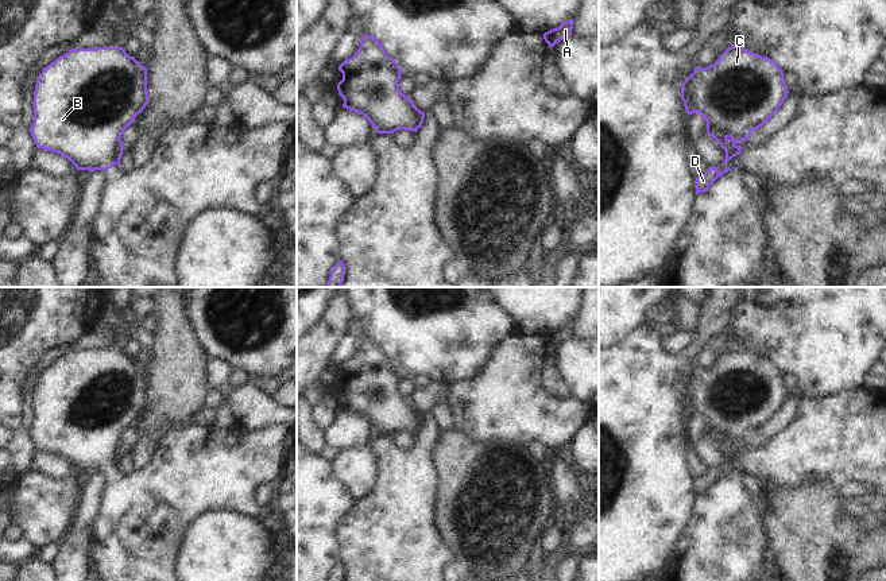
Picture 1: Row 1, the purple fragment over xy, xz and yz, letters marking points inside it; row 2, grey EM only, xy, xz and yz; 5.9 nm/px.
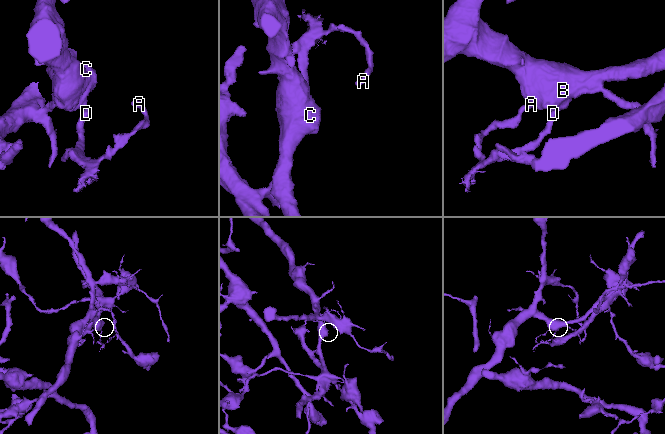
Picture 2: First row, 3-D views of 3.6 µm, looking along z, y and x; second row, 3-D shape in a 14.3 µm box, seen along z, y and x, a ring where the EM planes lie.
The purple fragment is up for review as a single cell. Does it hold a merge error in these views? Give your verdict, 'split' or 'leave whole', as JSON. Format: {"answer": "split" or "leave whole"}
{"answer": "split"}

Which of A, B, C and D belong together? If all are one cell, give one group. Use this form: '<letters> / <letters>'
A D / B C

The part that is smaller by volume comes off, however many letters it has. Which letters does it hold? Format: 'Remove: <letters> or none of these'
Remove: A, D

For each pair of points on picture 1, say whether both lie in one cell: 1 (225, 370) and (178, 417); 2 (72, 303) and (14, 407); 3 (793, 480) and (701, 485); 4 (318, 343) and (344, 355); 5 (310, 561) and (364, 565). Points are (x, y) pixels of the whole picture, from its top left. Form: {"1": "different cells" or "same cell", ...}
{"1": "different cells", "2": "same cell", "3": "same cell", "4": "different cells", "5": "different cells"}

